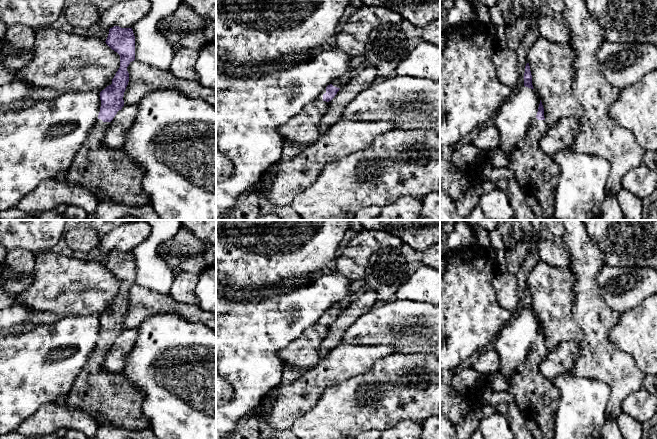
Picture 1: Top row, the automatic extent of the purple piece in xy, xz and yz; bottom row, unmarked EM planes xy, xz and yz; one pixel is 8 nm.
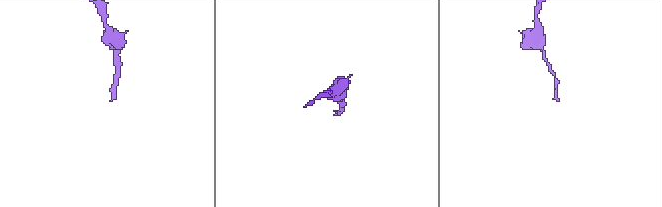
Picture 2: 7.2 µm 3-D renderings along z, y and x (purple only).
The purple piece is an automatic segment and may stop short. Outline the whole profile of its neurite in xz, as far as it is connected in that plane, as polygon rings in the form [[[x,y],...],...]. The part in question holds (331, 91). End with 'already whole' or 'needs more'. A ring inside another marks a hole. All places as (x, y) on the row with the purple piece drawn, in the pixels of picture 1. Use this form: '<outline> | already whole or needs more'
[[[348,70],[338,79],[334,80],[332,84],[328,85],[316,98],[319,101],[331,101],[339,89],[345,85],[353,76],[357,74],[358,70]]] | needs more

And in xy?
[[[114,26],[109,29],[106,44],[120,55],[120,68],[112,79],[112,84],[100,92],[101,107],[88,137],[76,153],[67,170],[66,181],[86,188],[100,200],[111,200],[131,207],[149,204],[149,197],[142,188],[143,168],[135,164],[121,148],[109,148],[104,143],[105,132],[115,115],[124,106],[124,92],[129,82],[127,67],[135,60],[135,36],[132,28]]] | needs more

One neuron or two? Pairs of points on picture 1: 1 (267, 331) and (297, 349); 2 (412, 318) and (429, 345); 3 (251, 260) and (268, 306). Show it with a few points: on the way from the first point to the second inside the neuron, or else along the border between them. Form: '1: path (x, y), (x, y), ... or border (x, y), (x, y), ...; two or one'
1: border (306, 328), (278, 352), (278, 358), (283, 365); two
2: path (419, 325), (429, 335), (429, 338); one
3: border (262, 293), (252, 296); two

